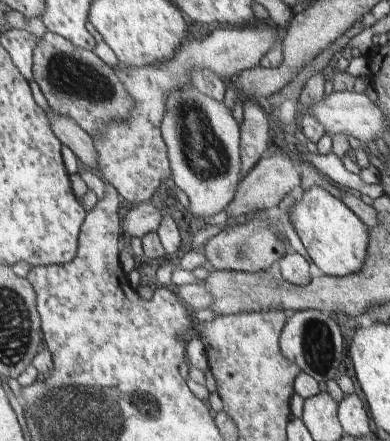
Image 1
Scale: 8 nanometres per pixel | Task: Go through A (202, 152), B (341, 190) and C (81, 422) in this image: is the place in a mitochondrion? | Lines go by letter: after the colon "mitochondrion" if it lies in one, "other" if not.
A: mitochondrion
B: other
C: mitochondrion

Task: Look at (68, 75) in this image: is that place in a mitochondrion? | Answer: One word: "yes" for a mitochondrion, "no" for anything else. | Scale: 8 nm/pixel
yes

